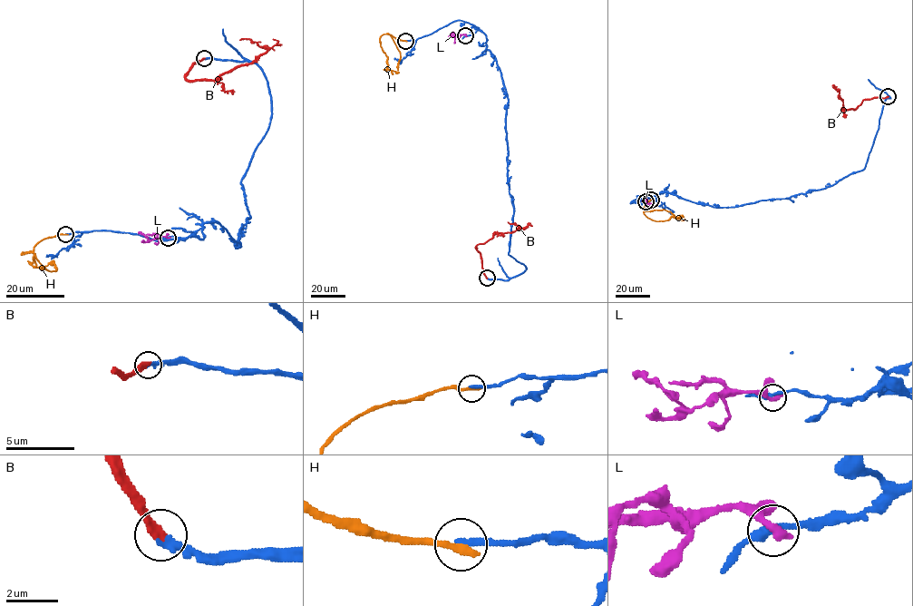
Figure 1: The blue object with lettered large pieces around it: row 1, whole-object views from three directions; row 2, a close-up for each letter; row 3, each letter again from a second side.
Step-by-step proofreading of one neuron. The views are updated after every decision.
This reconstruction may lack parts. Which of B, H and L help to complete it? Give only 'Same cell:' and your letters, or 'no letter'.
Same cell: B

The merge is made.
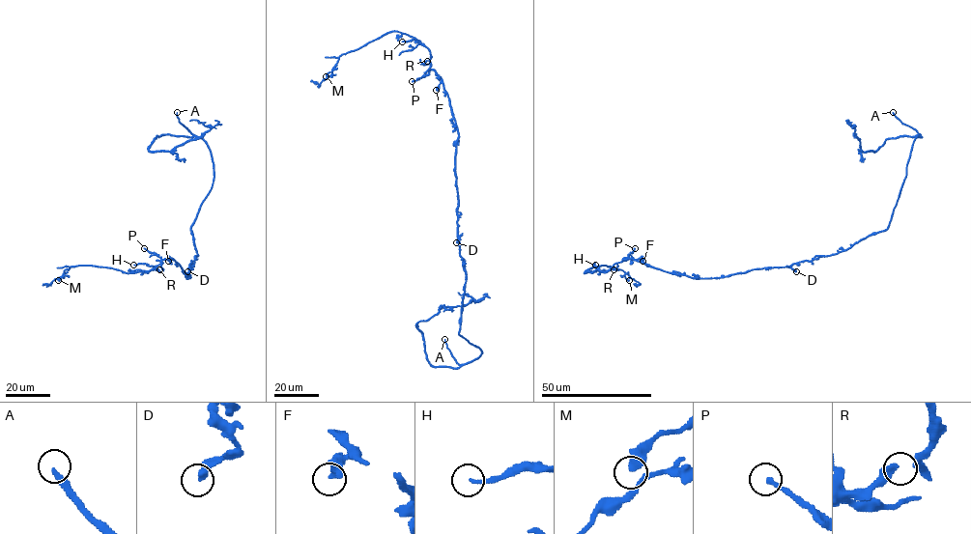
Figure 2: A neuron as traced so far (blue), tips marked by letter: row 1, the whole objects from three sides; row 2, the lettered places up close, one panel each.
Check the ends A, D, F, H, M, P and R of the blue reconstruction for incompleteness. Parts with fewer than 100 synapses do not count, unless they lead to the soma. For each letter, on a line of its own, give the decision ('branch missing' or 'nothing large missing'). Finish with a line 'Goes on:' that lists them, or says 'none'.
A: branch missing
D: nothing large missing
F: nothing large missing
H: nothing large missing
M: nothing large missing
P: branch missing
R: nothing large missing
Goes on: A, P

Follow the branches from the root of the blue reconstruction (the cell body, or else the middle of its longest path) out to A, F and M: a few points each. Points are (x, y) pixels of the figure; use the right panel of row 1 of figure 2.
A: (810, 261), (844, 251), (887, 228), (905, 176), (912, 144), (917, 136), (915, 129), (902, 123), (893, 112)
F: (810, 261), (703, 278), (673, 274), (636, 260), (642, 261)
M: (810, 261), (703, 278), (633, 259), (606, 271), (585, 271), (606, 265), (621, 269), (629, 280)

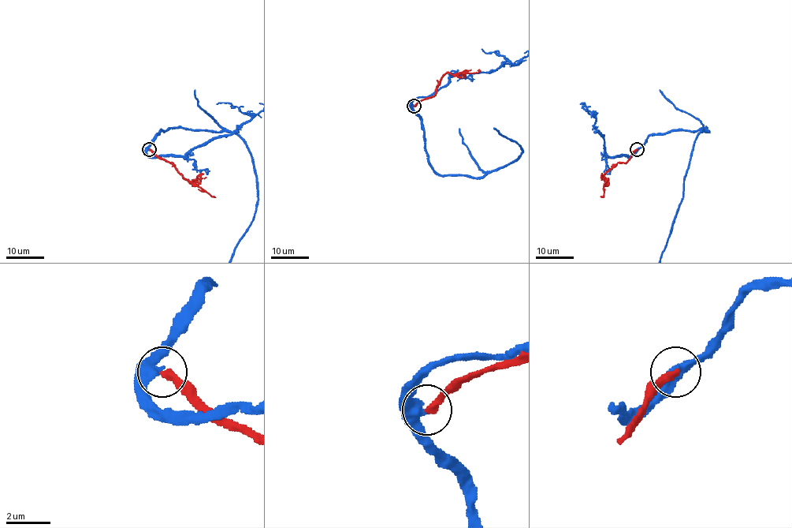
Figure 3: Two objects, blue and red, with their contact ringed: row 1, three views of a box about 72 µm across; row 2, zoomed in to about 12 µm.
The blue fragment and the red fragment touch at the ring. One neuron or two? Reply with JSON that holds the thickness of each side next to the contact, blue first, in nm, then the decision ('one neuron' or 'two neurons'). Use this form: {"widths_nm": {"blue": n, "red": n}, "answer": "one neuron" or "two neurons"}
{"widths_nm": {"blue": 440, "red": 320}, "answer": "two neurons"}

